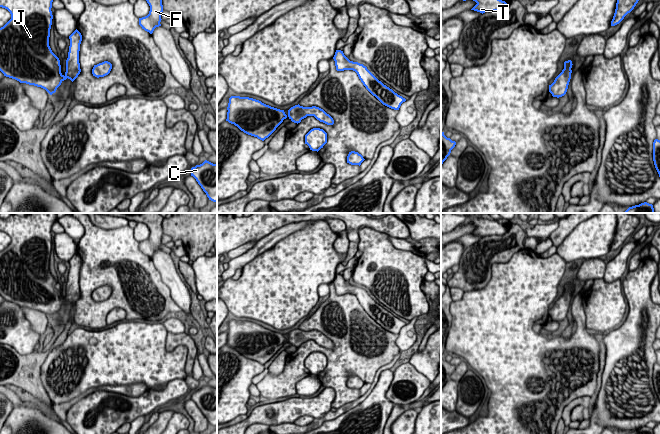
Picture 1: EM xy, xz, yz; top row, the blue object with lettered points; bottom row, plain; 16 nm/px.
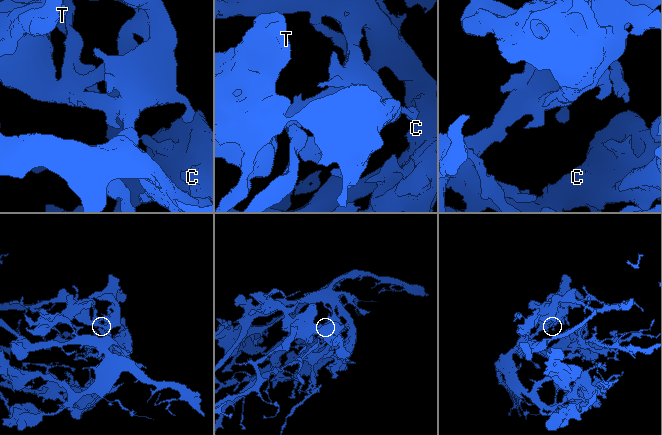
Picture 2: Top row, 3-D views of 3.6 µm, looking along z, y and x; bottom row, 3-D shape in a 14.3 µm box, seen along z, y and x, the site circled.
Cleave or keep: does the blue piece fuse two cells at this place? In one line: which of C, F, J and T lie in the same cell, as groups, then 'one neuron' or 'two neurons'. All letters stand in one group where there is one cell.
C F J T | one neuron

